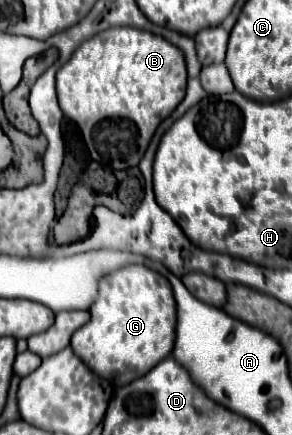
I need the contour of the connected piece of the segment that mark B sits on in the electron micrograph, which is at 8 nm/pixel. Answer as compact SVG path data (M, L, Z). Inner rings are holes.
M131 26L109 28L85 40L73 52L69 62L63 64L57 72L57 96L63 114L79 126L91 158L111 170L125 170L139 164L157 126L183 100L185 88L187 88L187 68L183 52L177 50L177 46L173 46L171 42L167 42L163 36Z

